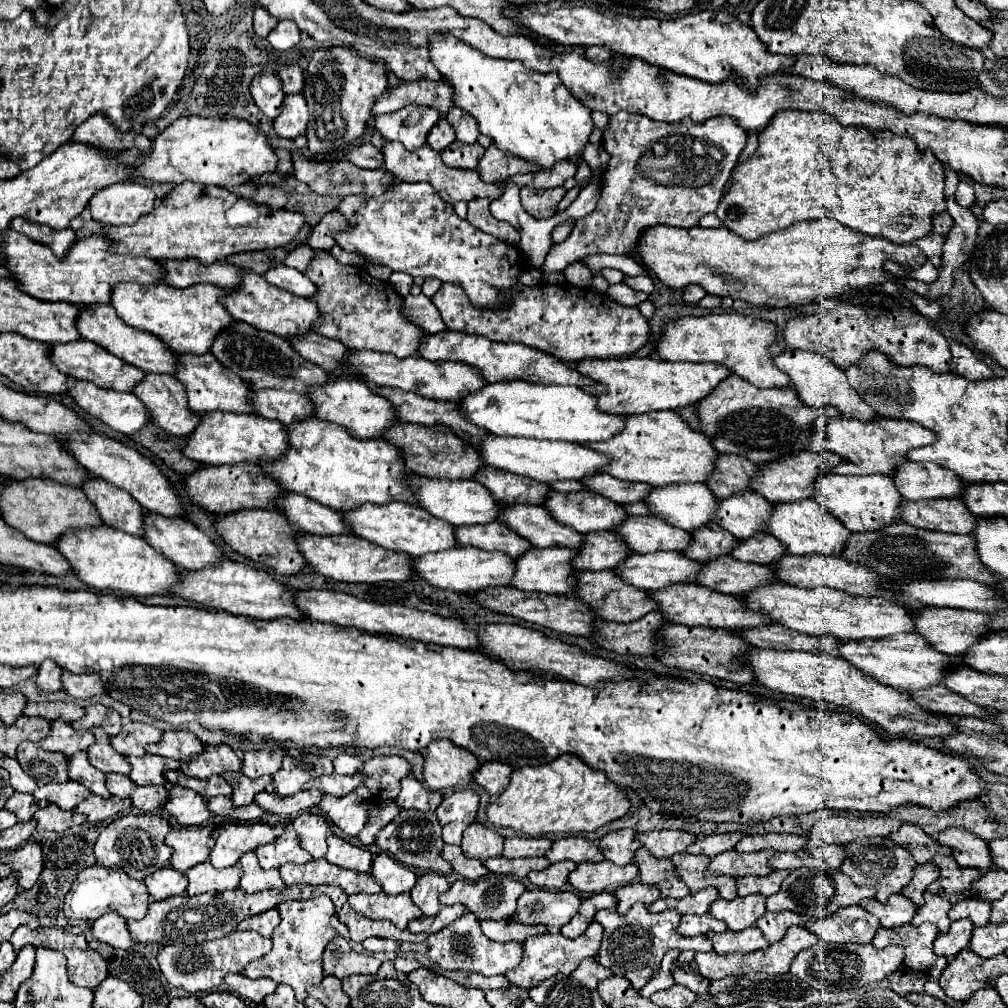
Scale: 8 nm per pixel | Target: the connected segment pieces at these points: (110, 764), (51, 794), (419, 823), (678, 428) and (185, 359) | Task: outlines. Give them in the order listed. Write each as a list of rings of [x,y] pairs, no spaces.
[[[93,728],[91,730],[95,734],[95,744],[87,750],[87,758],[91,762],[91,766],[95,766],[101,772],[119,772],[119,774],[127,774],[129,772],[129,764],[125,762],[125,758],[111,746],[109,736],[105,734],[105,730],[101,728]]]
[[[73,780],[63,784],[45,784],[33,792],[35,800],[47,800],[57,804],[61,810],[73,810],[79,802],[89,796],[89,790]]]
[[[401,810],[399,816],[395,816],[381,832],[377,832],[375,846],[381,852],[389,852],[395,860],[399,860],[405,866],[433,870],[437,874],[451,874],[453,868],[443,860],[441,848],[441,824],[435,816],[435,812],[417,812],[417,810]]]
[[[659,410],[659,412],[647,412],[647,414],[633,414],[627,416],[625,428],[613,436],[613,440],[601,440],[601,444],[585,444],[587,448],[597,448],[599,452],[605,452],[607,456],[613,456],[613,464],[609,464],[609,474],[619,480],[629,482],[643,482],[651,486],[665,486],[665,484],[679,484],[679,482],[701,482],[705,484],[713,472],[713,462],[717,458],[715,448],[711,446],[711,440],[691,430],[679,414],[673,410]]]
[[[207,352],[205,356],[177,356],[177,372],[173,376],[185,386],[187,406],[195,414],[207,414],[213,410],[235,414],[253,412],[253,406],[249,402],[251,390],[247,388],[247,384],[235,372],[229,372],[229,368],[221,366],[211,352]]]

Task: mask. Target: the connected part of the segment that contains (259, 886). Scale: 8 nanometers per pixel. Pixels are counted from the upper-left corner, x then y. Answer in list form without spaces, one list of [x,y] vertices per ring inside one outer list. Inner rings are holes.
[[[247,852],[241,858],[241,866],[243,866],[243,878],[239,882],[239,886],[245,892],[259,892],[259,890],[267,890],[267,888],[275,888],[281,890],[285,888],[279,870],[263,870],[259,866],[259,860],[255,856],[255,852]]]

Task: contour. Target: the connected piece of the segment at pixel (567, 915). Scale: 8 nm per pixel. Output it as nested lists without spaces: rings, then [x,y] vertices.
[[[525,890],[517,900],[513,920],[519,924],[543,924],[549,930],[563,928],[579,910],[581,898],[577,892]]]

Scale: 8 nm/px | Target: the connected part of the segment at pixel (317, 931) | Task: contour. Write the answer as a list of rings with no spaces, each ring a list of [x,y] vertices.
[[[317,896],[311,900],[297,900],[297,902],[283,902],[277,908],[281,912],[281,924],[275,928],[271,940],[273,950],[247,964],[243,970],[249,978],[271,978],[277,984],[289,984],[295,990],[295,998],[303,1002],[307,998],[307,988],[319,984],[323,980],[323,964],[321,956],[329,940],[337,934],[329,920],[337,914],[329,896]]]

